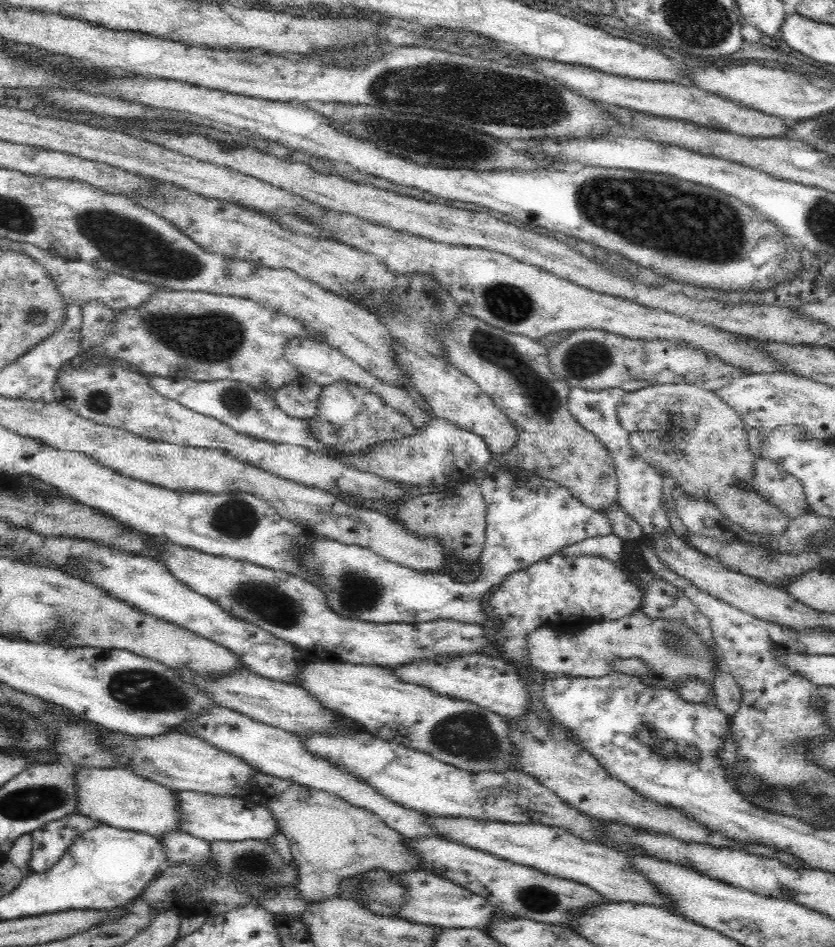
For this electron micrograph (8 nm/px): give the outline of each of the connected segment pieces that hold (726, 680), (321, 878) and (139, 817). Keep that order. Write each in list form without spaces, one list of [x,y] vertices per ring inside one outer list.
[[[720,664],[715,681],[710,684],[714,693],[714,704],[729,719],[736,716],[742,702],[742,691],[735,678]]]
[[[258,773],[240,797],[267,804],[275,816],[280,832],[290,842],[292,861],[299,869],[298,895],[306,903],[323,903],[340,896],[346,880],[370,868],[382,868],[396,875],[423,870],[421,858],[407,845],[408,839],[373,812],[352,806],[332,793]]]
[[[78,767],[77,807],[75,812],[91,816],[123,831],[148,833],[160,839],[165,834],[181,830],[181,810],[175,797],[177,791],[154,780],[138,776],[128,768],[99,769]]]

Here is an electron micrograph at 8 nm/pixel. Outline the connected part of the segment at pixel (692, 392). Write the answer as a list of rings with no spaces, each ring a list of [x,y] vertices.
[[[657,384],[634,392],[625,392],[620,400],[617,415],[622,429],[628,431],[632,451],[655,471],[666,471],[674,477],[682,492],[694,499],[704,499],[714,504],[736,527],[756,536],[778,536],[790,524],[790,519],[780,510],[765,502],[748,487],[740,487],[740,482],[752,479],[755,456],[751,454],[747,442],[744,423],[734,409],[703,385]]]

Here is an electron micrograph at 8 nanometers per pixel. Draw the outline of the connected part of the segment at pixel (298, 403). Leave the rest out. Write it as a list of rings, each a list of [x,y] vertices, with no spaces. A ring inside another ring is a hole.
[[[300,377],[279,388],[273,399],[288,416],[310,420],[319,412],[321,390],[320,385]]]

